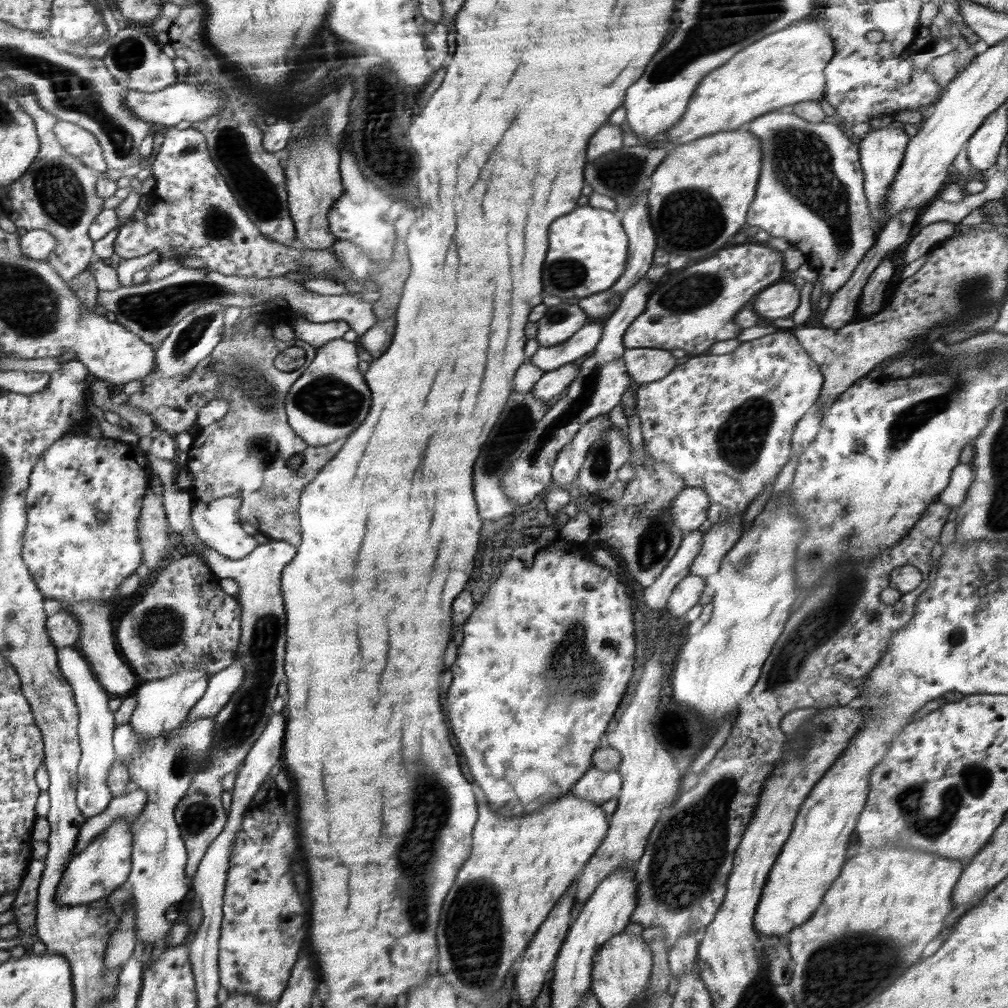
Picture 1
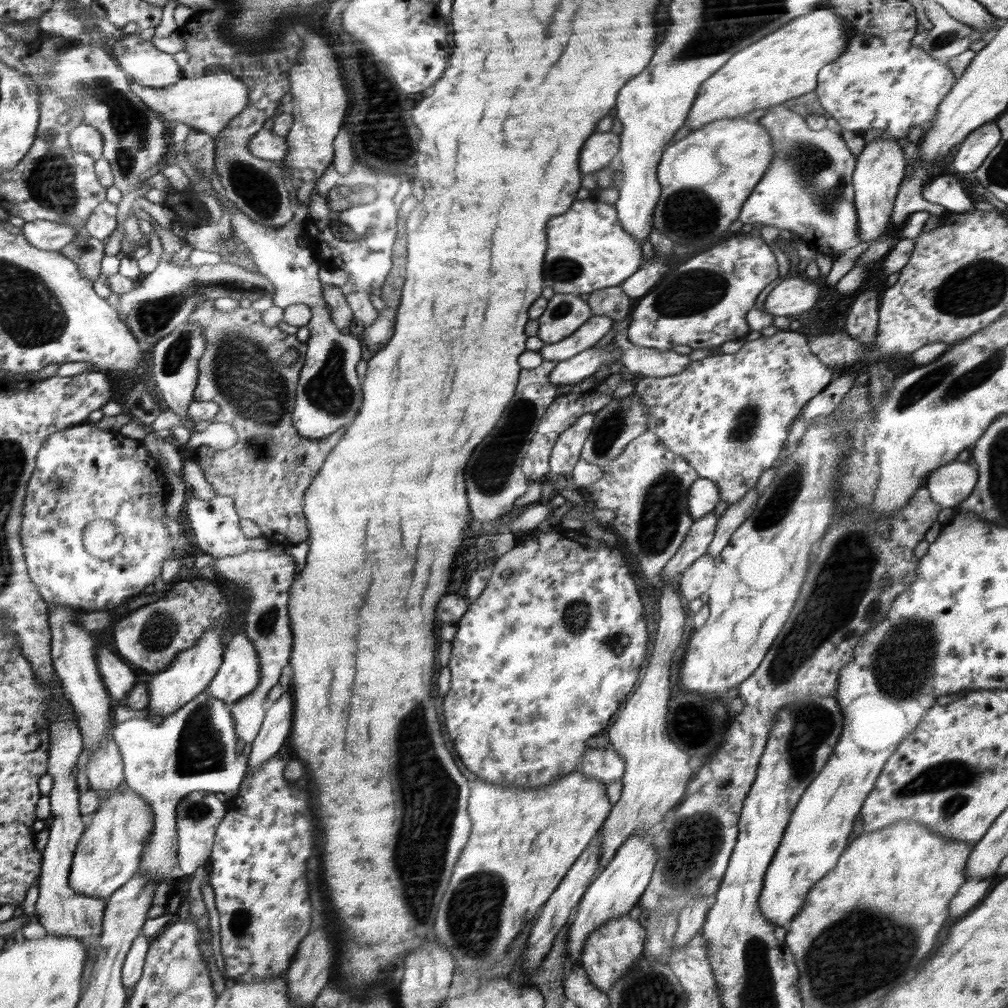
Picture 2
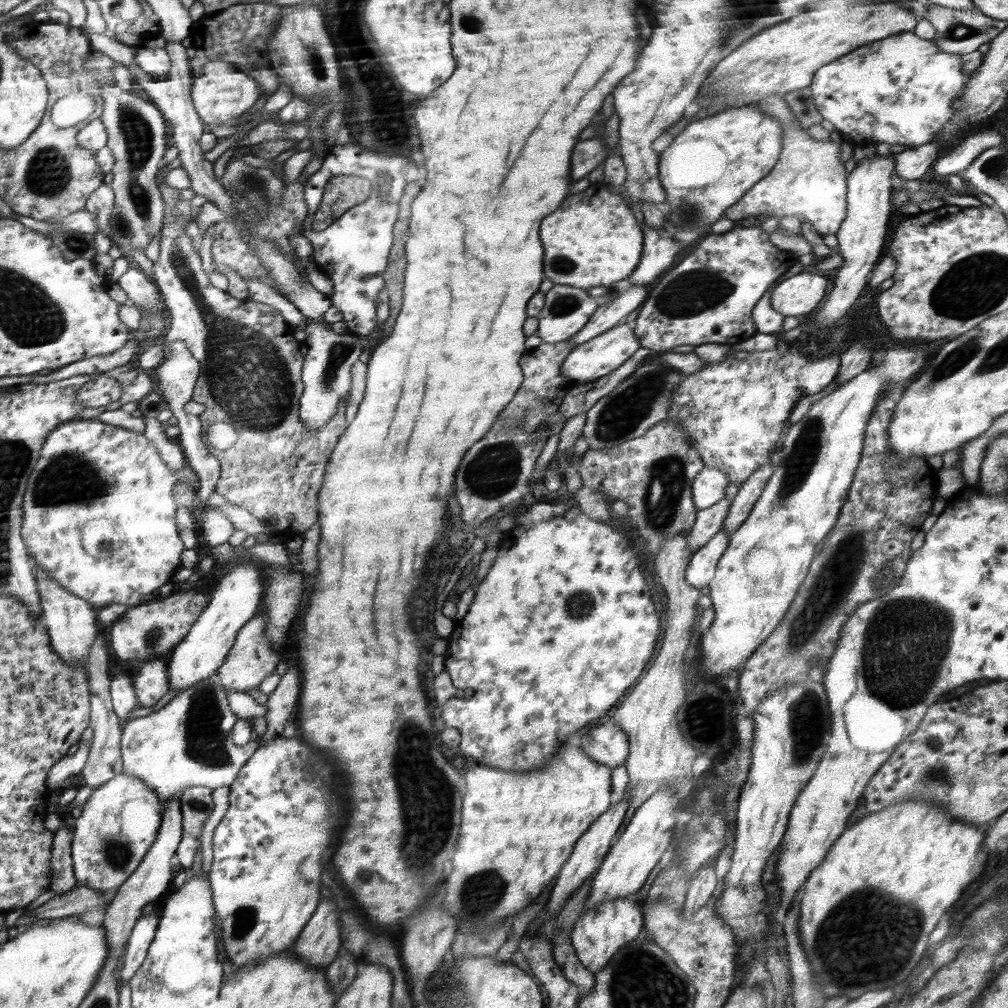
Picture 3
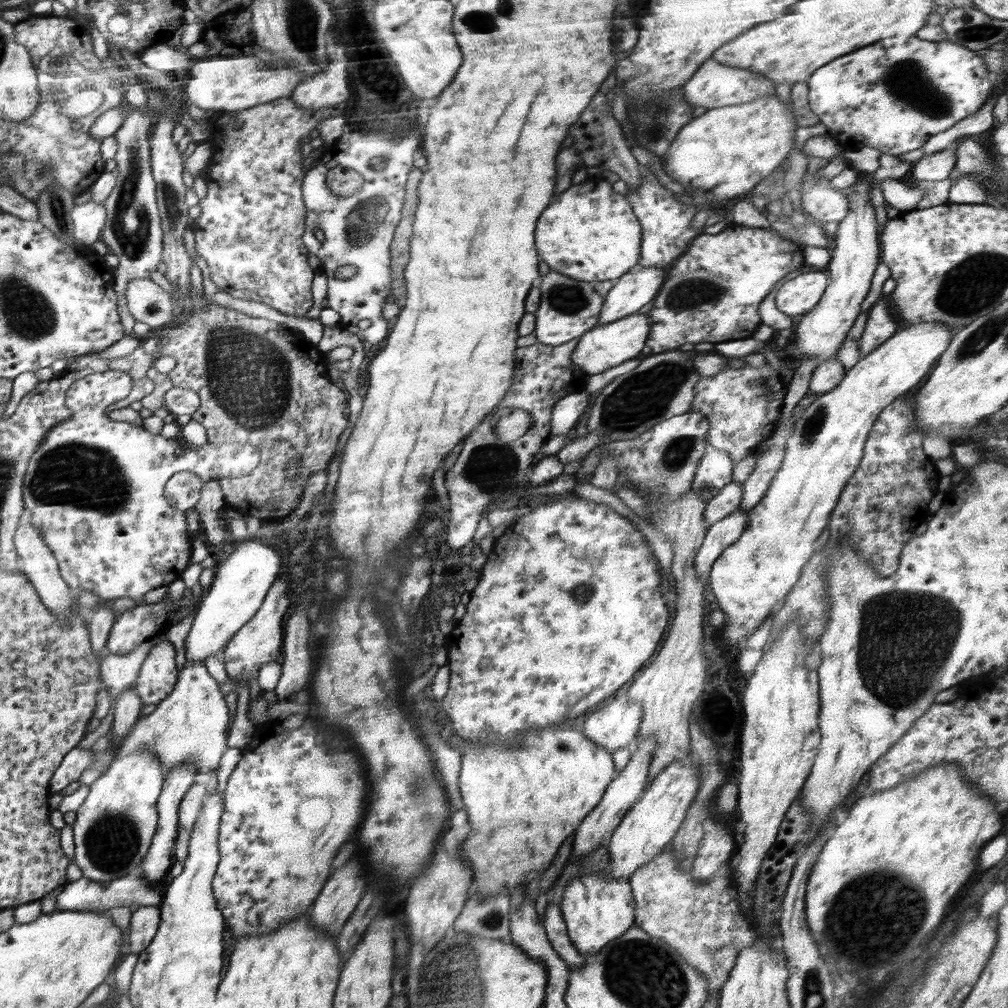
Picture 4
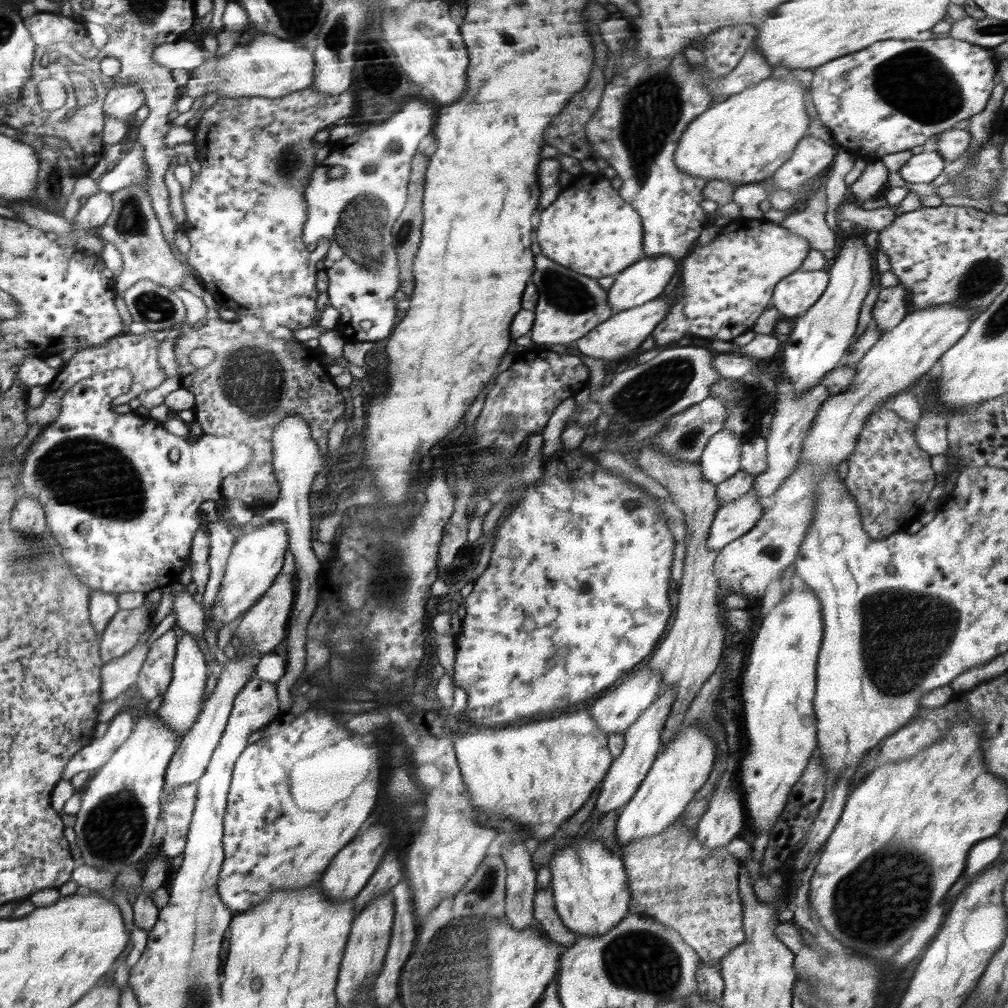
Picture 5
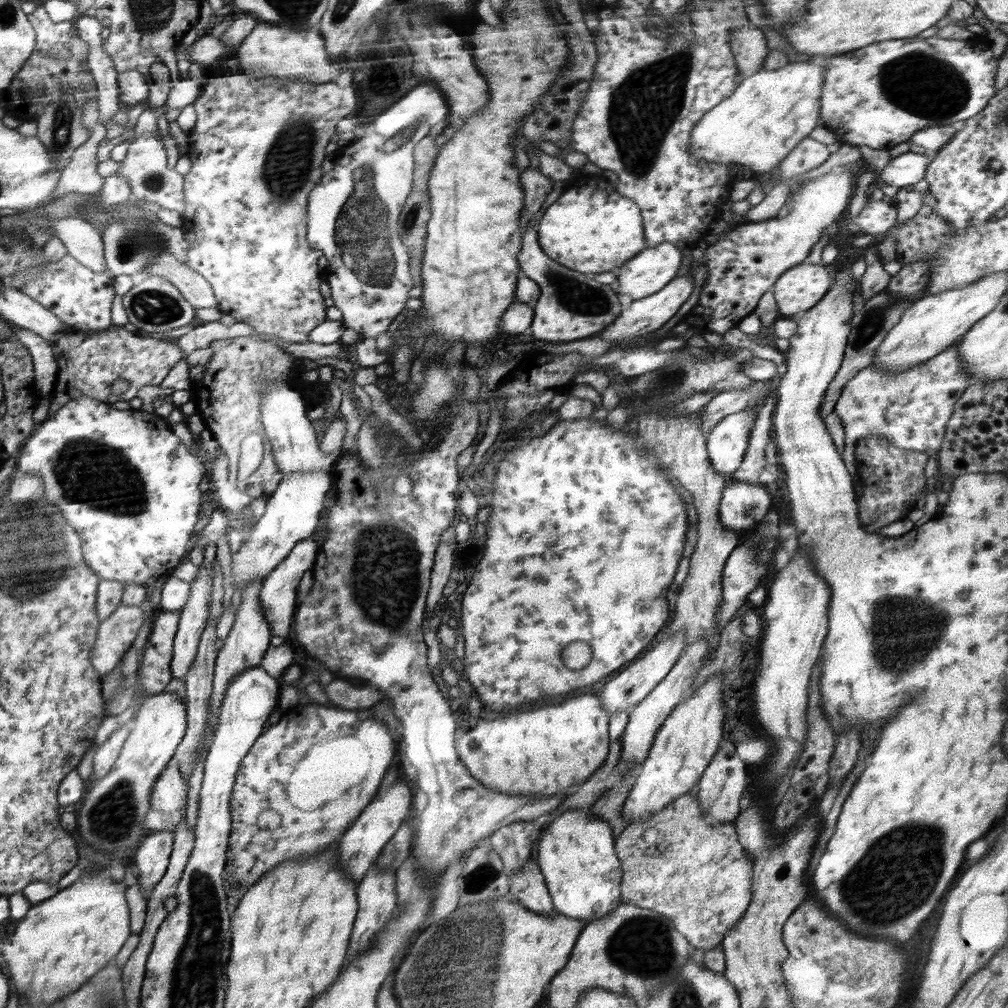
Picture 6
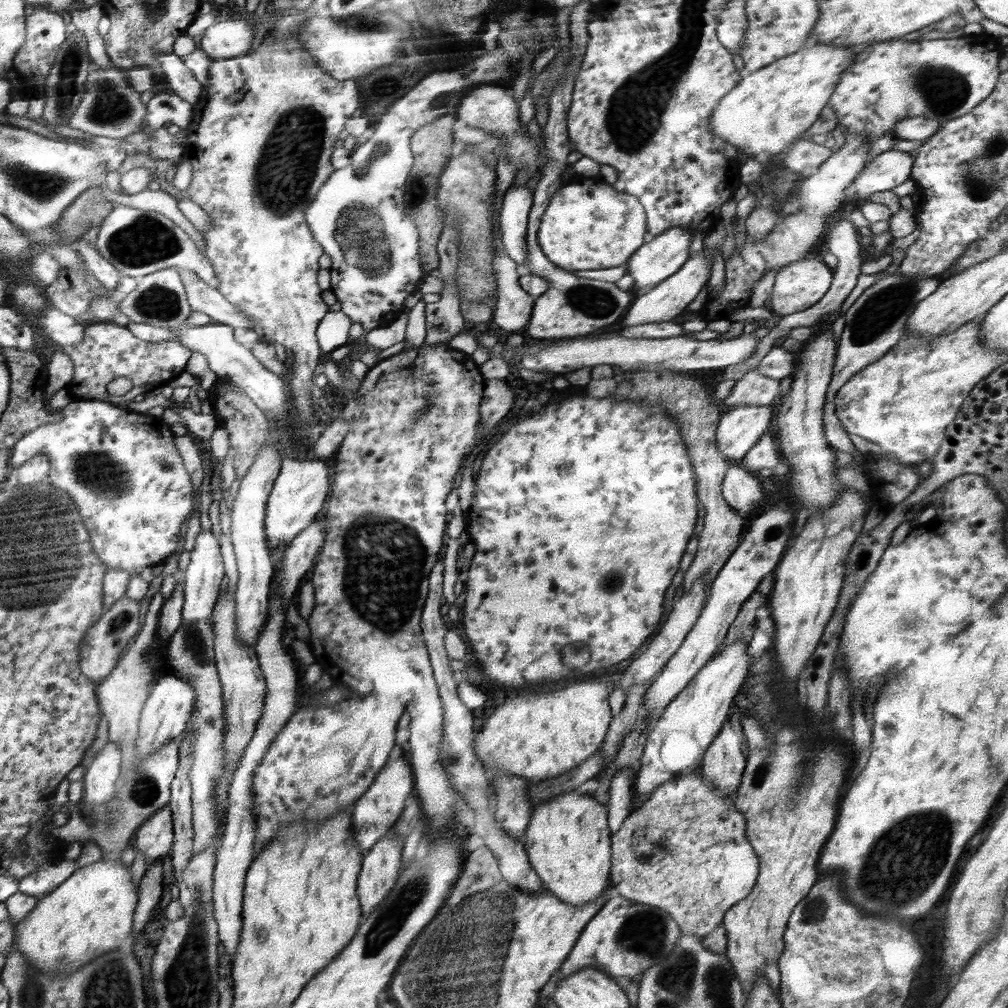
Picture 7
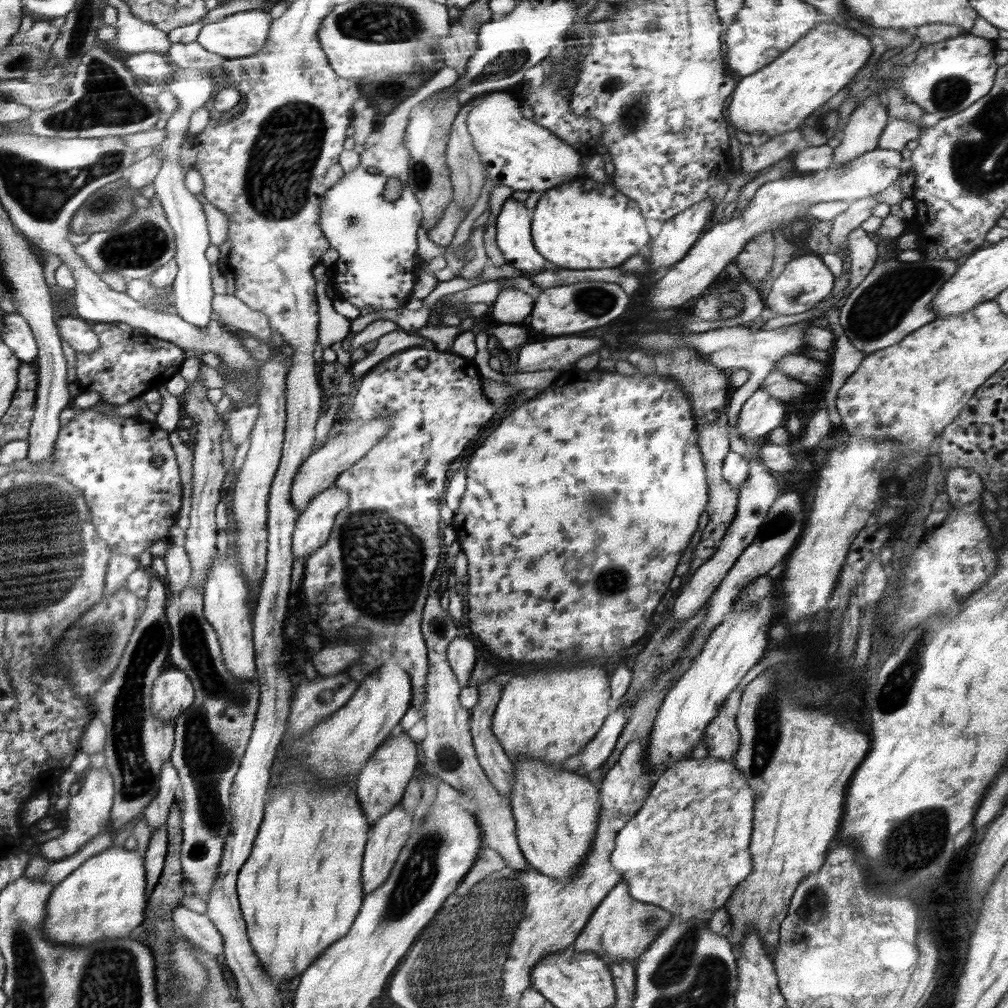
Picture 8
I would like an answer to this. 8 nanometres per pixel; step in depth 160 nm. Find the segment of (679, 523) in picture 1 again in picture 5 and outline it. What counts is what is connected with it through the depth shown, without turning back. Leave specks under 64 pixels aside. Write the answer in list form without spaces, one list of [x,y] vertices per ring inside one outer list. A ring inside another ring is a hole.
[[[719,431],[708,441],[698,461],[704,480],[720,484],[741,470],[742,442],[732,431]]]

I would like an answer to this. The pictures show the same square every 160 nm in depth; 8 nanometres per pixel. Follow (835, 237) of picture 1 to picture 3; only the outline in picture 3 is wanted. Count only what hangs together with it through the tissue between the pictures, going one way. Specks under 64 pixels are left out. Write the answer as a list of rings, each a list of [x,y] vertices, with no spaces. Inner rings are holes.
[[[771,94],[759,100],[758,109],[764,114],[776,117],[782,127],[782,148],[778,163],[766,178],[761,178],[736,204],[733,204],[723,218],[741,222],[744,218],[768,214],[774,218],[796,216],[808,220],[820,235],[836,235],[847,215],[847,176],[845,164],[840,159],[840,144],[831,140],[813,139],[796,120],[786,106],[784,97]]]

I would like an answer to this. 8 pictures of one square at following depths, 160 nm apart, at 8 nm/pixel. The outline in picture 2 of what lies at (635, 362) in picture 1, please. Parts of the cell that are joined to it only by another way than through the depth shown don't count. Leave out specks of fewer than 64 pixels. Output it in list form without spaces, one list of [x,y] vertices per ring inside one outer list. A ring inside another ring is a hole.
[[[620,332],[616,336],[616,345],[624,352],[621,358],[621,364],[632,374],[644,377],[665,378],[666,376],[674,376],[684,372],[686,366],[690,364],[689,356],[677,354],[673,350],[661,351],[657,348],[635,347],[628,339],[626,332]]]

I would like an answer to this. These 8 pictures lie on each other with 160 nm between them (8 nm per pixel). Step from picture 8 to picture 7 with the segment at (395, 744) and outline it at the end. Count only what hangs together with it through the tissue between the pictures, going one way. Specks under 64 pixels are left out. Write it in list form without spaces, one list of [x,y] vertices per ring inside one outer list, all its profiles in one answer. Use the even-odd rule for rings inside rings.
[[[399,753],[392,762],[380,769],[371,788],[356,802],[356,810],[352,813],[352,822],[356,822],[356,838],[360,838],[360,850],[370,851],[388,834],[392,826],[400,818],[406,799],[414,792],[415,780],[412,780],[410,762]]]

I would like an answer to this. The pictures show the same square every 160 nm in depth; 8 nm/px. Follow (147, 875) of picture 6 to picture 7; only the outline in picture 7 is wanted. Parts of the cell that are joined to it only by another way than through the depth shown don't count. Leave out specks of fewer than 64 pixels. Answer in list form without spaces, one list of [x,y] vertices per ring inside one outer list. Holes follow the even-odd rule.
[[[168,805],[155,814],[134,834],[131,845],[147,858],[147,865],[156,863],[158,858],[166,857],[173,846],[173,818]]]

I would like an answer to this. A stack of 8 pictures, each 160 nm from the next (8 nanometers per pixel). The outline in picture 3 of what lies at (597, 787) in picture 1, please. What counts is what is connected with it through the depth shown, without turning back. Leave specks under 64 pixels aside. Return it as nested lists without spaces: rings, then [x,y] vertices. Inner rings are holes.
[[[609,714],[595,728],[582,730],[577,738],[587,756],[612,769],[625,764],[629,755],[628,733],[618,728],[613,718]]]

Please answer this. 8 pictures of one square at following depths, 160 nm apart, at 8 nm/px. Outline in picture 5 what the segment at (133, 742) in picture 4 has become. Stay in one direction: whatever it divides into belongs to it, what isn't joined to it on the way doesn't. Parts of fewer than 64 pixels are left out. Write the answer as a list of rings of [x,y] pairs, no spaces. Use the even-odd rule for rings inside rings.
[[[185,632],[177,643],[171,683],[163,694],[160,707],[155,711],[159,714],[161,722],[178,735],[179,741],[195,726],[197,718],[200,717],[203,710],[202,698],[206,690],[206,678],[208,678],[208,671],[205,656],[194,637]]]

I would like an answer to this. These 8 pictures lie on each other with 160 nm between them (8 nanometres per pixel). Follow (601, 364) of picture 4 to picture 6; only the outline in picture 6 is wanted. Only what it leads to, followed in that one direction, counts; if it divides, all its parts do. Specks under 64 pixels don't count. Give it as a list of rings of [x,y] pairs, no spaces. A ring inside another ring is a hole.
[[[692,272],[680,277],[676,276],[658,292],[640,298],[640,300],[634,300],[632,306],[628,306],[624,310],[624,314],[619,314],[620,318],[616,318],[616,322],[612,321],[612,326],[608,326],[608,330],[604,330],[604,334],[597,334],[597,336],[604,338],[604,340],[610,340],[610,342],[616,342],[616,344],[628,344],[628,342],[632,342],[632,332],[634,332],[634,336],[642,336],[642,334],[659,330],[688,300],[692,290],[694,290]]]

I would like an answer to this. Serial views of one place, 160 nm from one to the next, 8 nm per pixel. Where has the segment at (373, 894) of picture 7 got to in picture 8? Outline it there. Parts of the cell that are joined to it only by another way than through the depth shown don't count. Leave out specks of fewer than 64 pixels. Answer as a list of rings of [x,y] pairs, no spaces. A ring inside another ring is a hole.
[[[401,803],[395,804],[370,828],[363,865],[365,892],[379,889],[390,875],[400,851],[408,840],[412,813],[412,810],[404,810]]]

